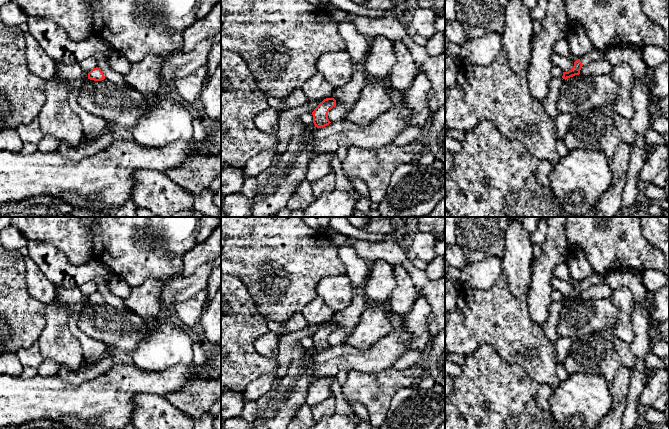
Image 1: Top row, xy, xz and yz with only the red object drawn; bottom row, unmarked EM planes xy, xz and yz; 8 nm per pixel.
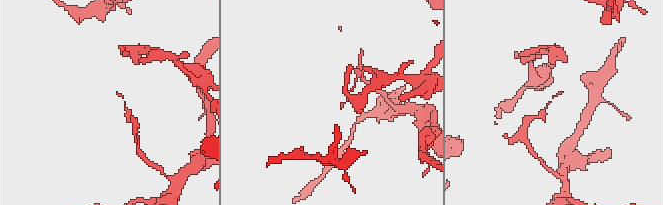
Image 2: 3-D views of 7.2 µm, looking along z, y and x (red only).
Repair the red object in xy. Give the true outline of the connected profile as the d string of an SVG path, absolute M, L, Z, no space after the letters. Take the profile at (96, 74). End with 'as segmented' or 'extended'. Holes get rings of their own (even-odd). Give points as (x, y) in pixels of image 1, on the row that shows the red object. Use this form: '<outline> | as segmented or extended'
M96 67L88 73L88 79L94 80L94 81L101 81L105 79L105 76L101 71L101 69Z | as segmented

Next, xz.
M326 98L314 109L312 115L315 127L321 128L331 123L328 119L328 112L333 107L336 107L336 100L334 98Z | as segmented

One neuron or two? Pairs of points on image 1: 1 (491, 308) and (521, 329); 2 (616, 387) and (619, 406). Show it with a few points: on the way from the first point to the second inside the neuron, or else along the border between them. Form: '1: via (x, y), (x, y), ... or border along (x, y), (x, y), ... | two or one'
1: via (498, 315), (514, 329) | one
2: via (619, 392), (619, 401) | one

